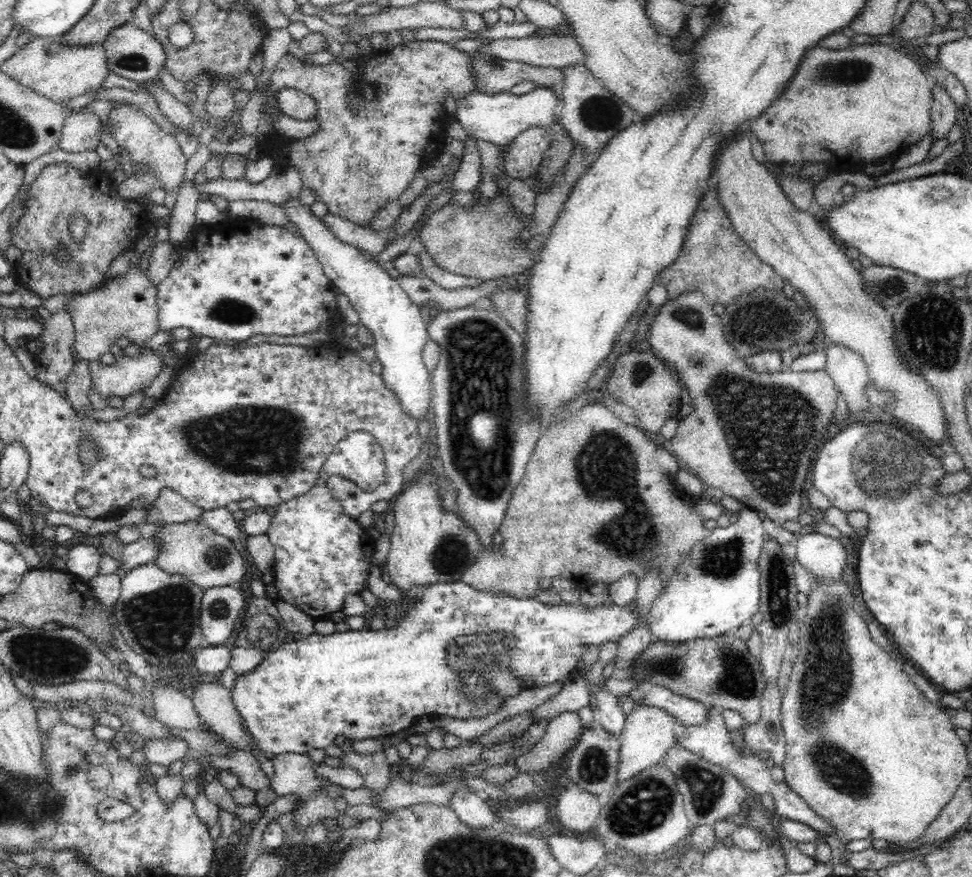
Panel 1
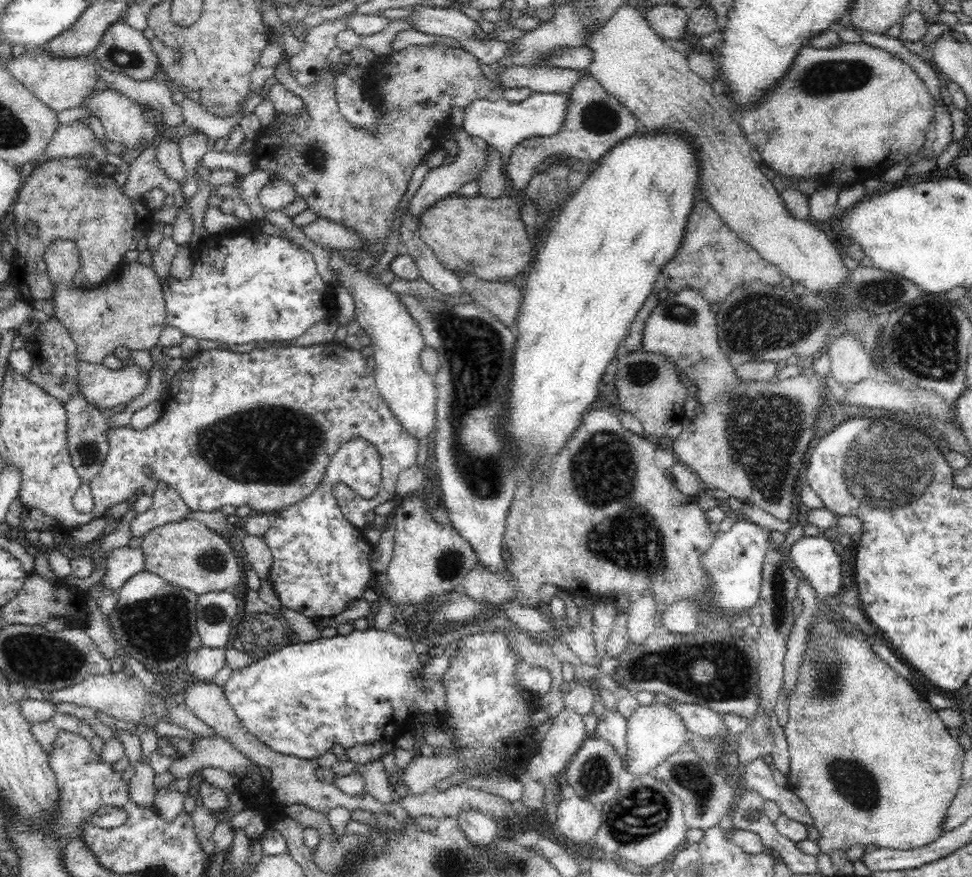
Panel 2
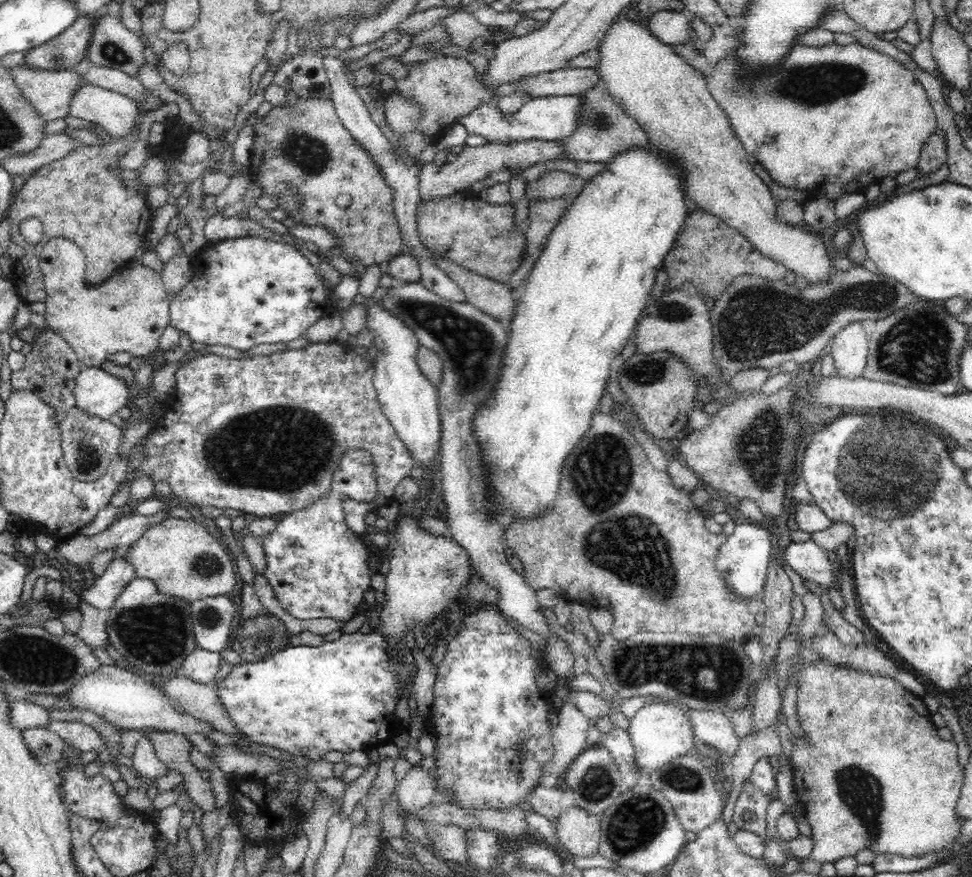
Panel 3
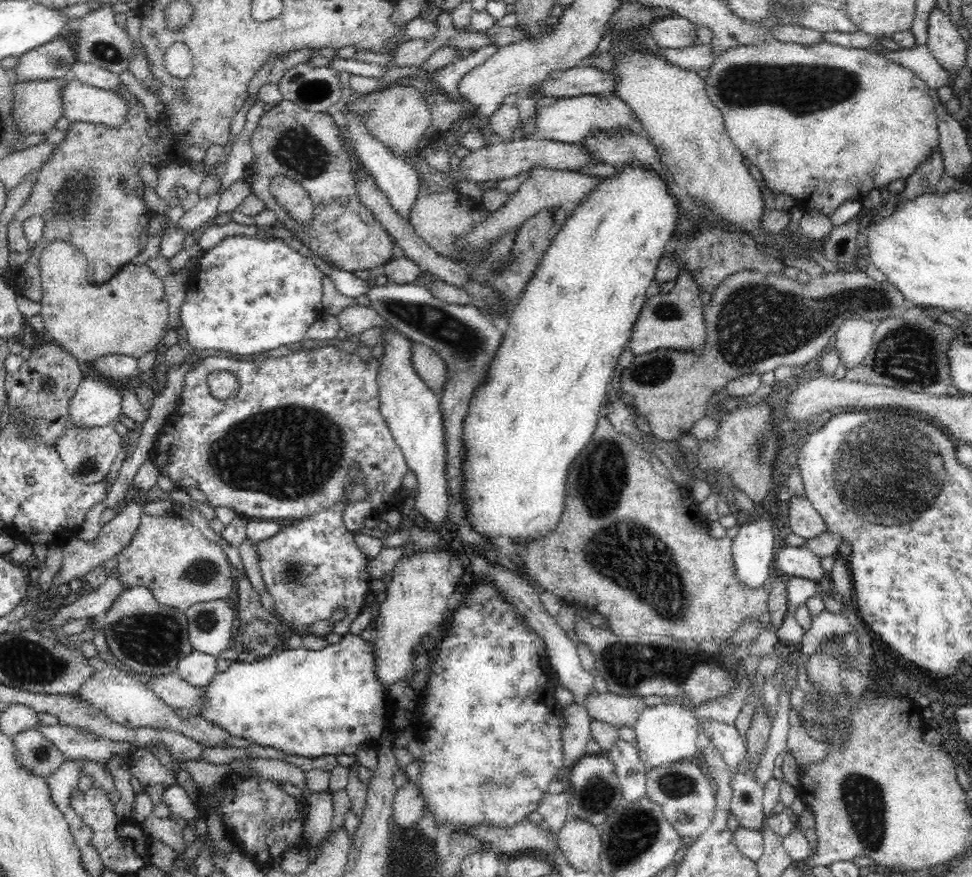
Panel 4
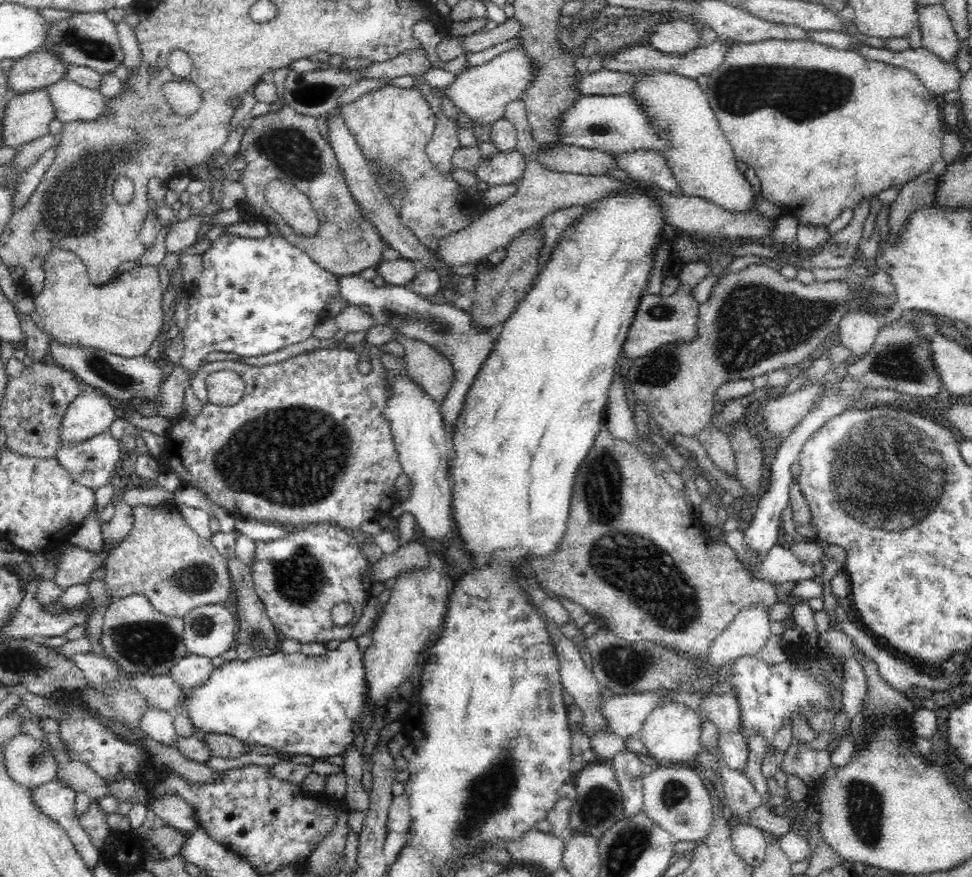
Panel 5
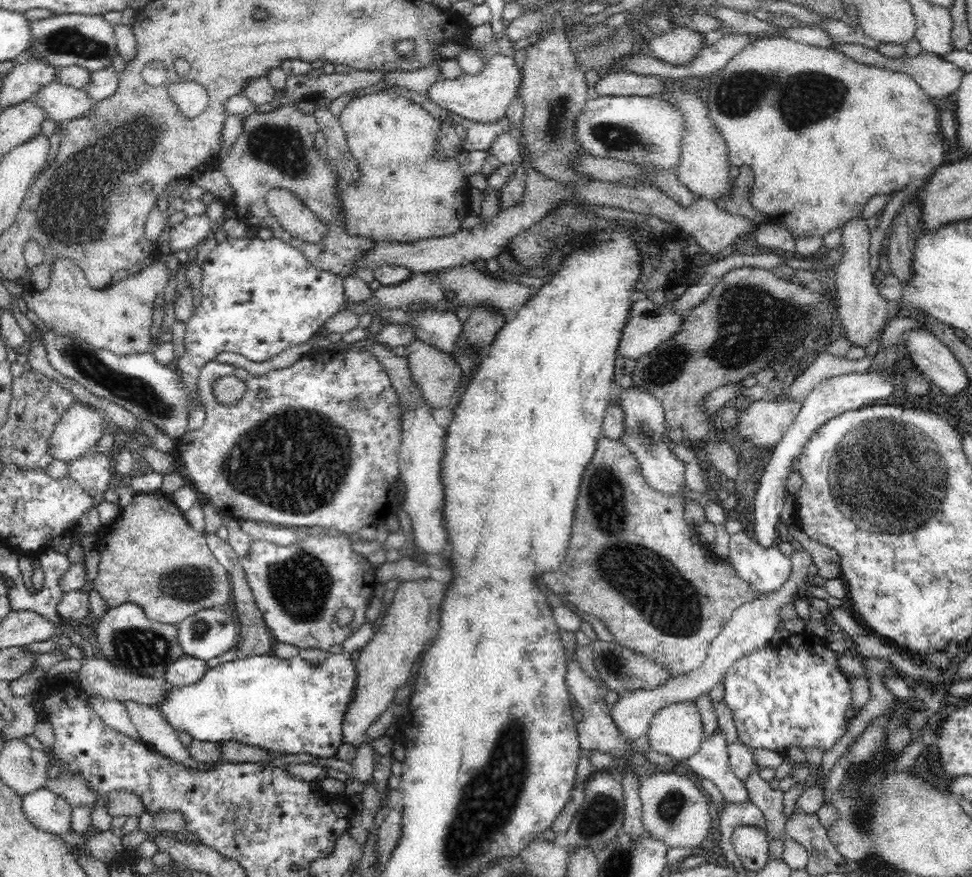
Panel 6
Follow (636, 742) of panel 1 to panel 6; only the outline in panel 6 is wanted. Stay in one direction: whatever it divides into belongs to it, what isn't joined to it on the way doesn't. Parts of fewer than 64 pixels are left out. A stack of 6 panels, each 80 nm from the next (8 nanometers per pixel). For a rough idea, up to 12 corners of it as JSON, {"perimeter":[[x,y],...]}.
{"perimeter":[[695,701],[656,712],[651,749],[686,761],[705,739]]}

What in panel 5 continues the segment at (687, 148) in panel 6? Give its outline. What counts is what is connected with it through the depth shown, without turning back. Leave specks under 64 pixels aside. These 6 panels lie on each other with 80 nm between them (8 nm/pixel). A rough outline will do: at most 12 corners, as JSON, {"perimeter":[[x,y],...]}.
{"perimeter":[[640,75],[630,95],[683,194],[750,210],[756,192],[696,79]]}

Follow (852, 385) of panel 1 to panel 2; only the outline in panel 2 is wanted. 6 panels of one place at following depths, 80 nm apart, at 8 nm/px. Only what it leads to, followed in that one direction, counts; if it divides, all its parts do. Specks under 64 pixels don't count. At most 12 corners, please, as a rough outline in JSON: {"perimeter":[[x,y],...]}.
{"perimeter":[[852,333],[827,350],[838,384],[873,375],[871,355]]}

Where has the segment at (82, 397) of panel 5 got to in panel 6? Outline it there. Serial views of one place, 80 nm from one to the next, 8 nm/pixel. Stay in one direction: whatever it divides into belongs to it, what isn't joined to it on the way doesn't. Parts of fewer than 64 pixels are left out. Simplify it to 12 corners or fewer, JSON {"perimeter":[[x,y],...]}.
{"perimeter":[[74,404],[48,440],[67,466],[90,454],[110,424]]}

